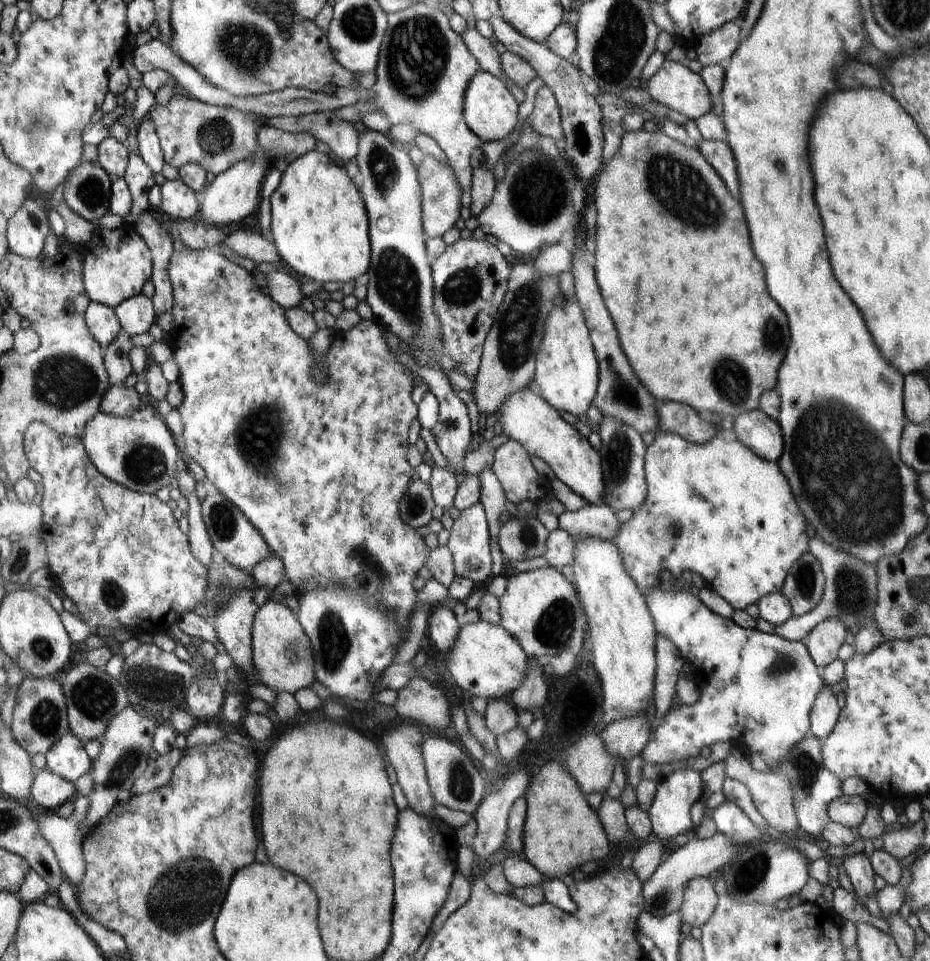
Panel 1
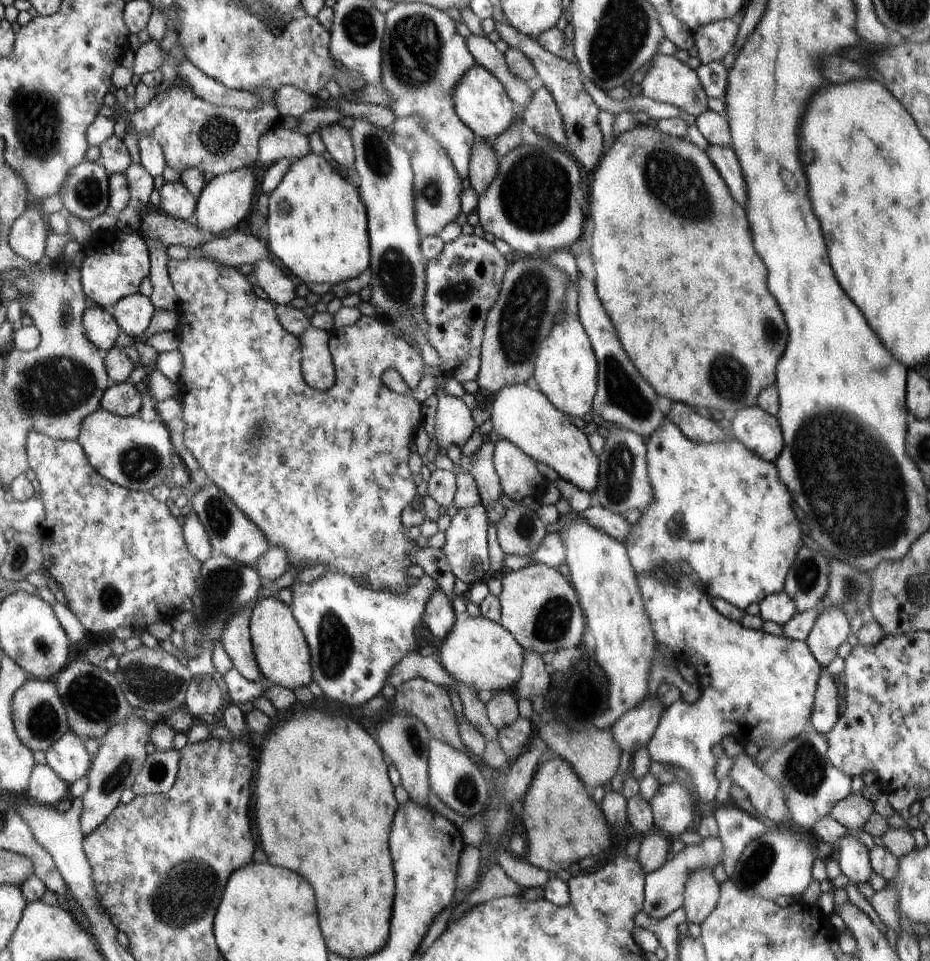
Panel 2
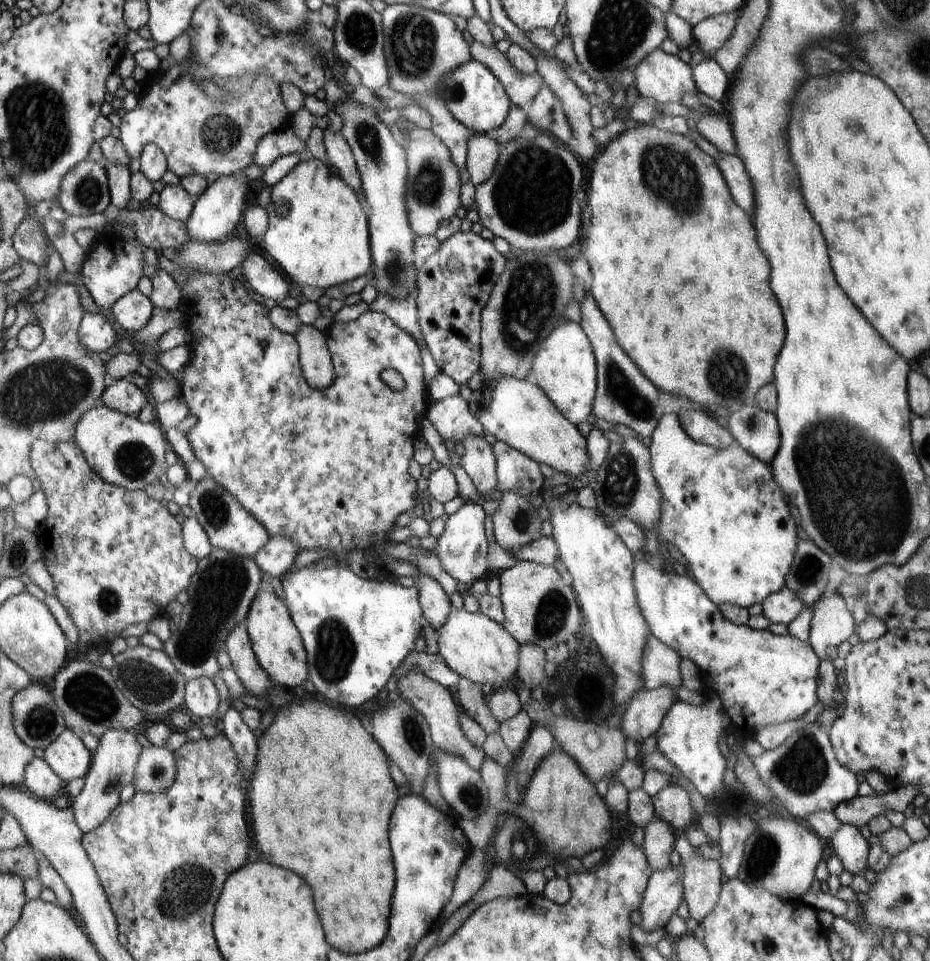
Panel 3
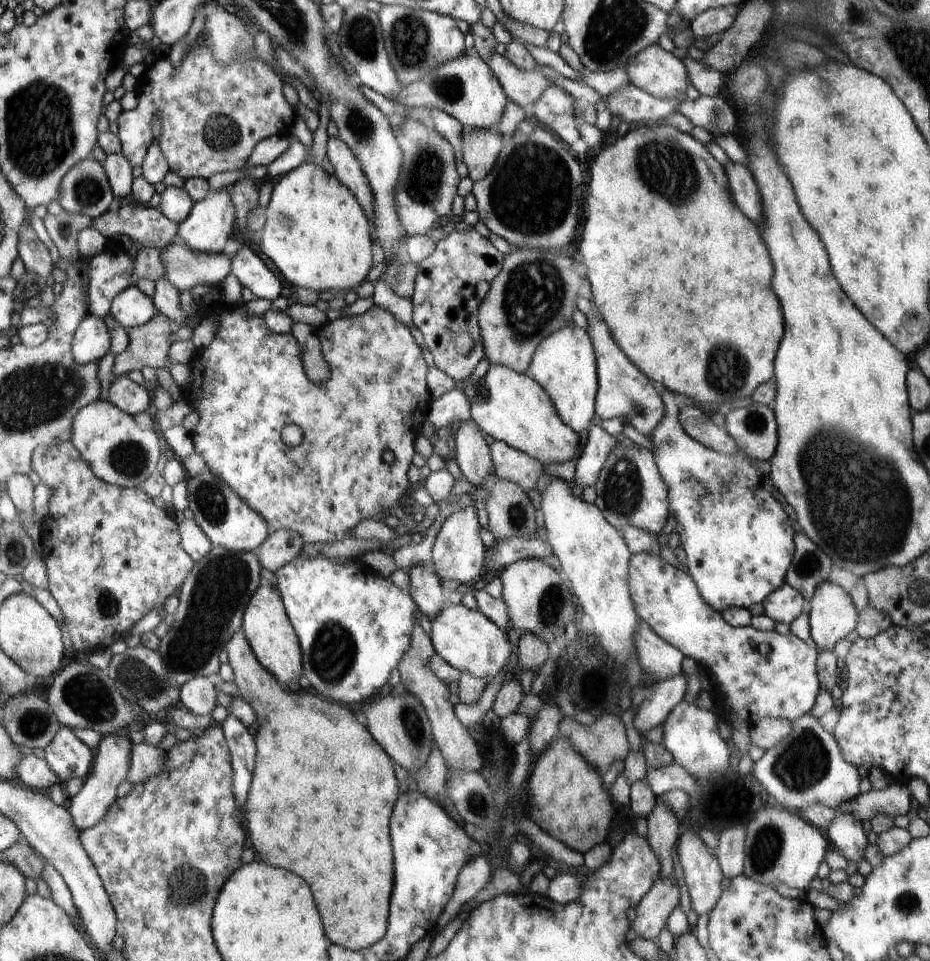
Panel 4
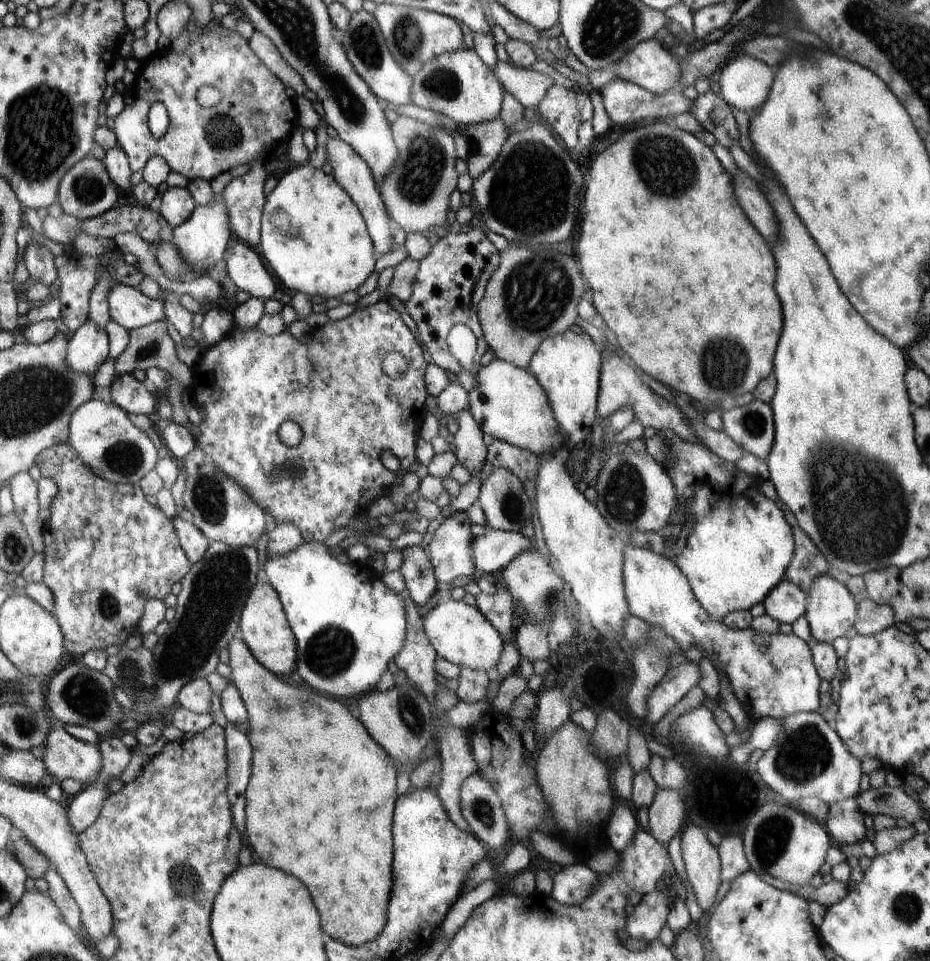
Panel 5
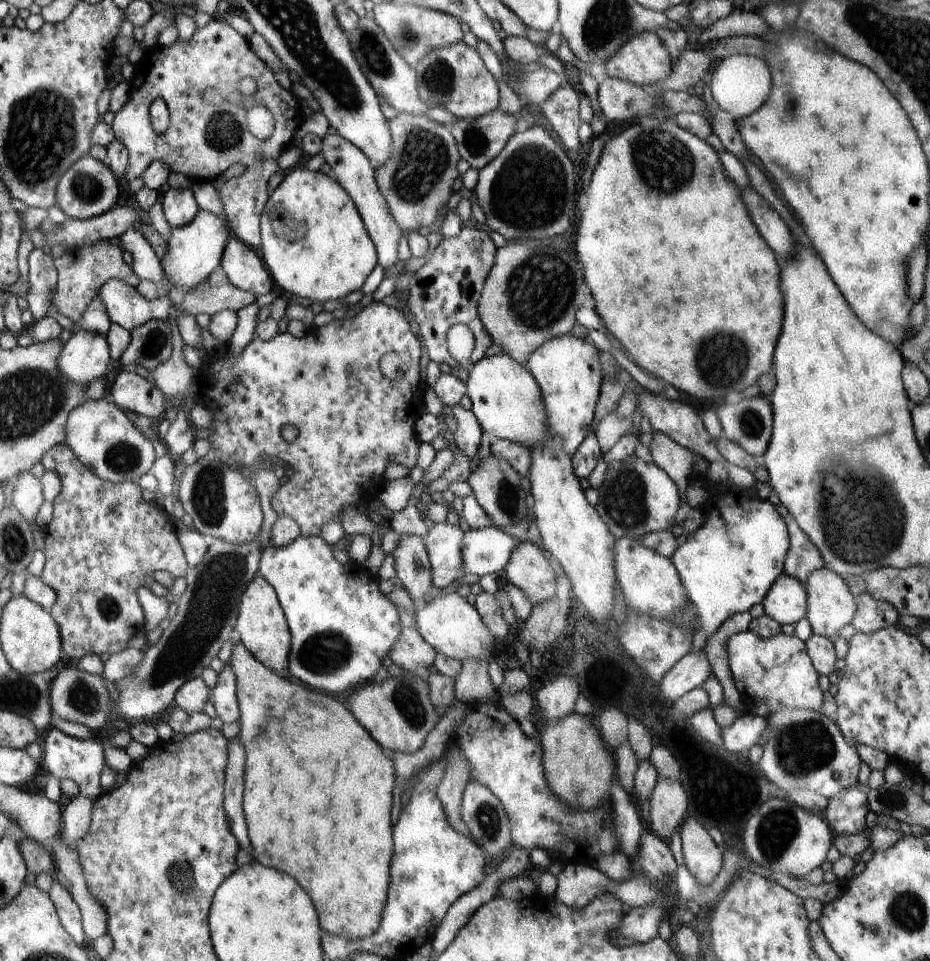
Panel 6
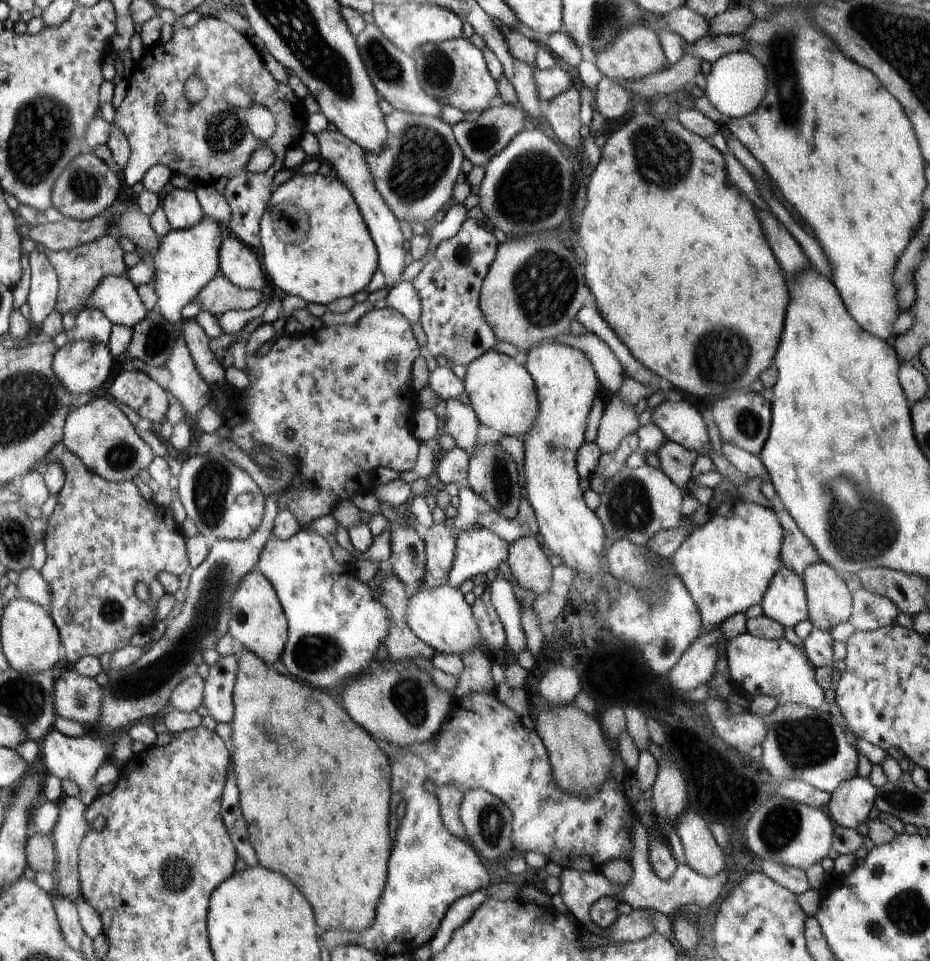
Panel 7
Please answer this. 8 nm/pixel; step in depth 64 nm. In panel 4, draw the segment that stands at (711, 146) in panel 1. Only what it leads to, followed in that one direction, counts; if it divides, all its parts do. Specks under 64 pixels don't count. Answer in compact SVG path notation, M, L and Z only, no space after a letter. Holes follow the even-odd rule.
M734 161L728 162L723 168L728 176L730 190L734 190L736 204L750 220L754 220L758 224L760 222L760 196L758 196L758 188L752 180L752 174L742 164Z

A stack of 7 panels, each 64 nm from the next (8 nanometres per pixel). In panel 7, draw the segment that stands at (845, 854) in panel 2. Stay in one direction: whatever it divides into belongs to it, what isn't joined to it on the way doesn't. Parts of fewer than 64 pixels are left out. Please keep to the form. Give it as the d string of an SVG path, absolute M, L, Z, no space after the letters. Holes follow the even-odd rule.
M859 776L842 781L831 794L825 810L834 824L857 830L862 822L869 820L870 810L874 807L876 789L869 778Z

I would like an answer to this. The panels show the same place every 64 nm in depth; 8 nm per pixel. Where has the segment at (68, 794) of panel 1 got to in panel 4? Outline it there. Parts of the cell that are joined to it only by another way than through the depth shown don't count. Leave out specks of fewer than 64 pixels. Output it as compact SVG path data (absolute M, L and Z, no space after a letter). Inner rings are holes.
M33 752L26 753L17 767L17 773L19 774L18 782L24 783L30 789L48 791L58 782L58 777L50 770L48 763Z

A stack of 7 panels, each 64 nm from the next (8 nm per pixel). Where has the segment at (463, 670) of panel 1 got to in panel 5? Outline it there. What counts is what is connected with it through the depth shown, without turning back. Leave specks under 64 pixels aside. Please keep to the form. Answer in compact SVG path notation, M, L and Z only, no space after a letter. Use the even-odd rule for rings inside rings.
M452 598L447 603L437 604L421 619L428 642L444 660L461 668L466 666L478 672L486 670L486 673L500 663L505 647L500 634L475 607L468 606L463 600Z

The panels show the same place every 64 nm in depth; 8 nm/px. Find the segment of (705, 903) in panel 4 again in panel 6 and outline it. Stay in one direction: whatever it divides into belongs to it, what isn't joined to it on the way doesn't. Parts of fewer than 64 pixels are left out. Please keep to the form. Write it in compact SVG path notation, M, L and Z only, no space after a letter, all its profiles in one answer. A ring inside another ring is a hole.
M695 818L684 820L676 835L682 838L684 863L689 875L700 880L700 886L710 886L722 870L723 851Z

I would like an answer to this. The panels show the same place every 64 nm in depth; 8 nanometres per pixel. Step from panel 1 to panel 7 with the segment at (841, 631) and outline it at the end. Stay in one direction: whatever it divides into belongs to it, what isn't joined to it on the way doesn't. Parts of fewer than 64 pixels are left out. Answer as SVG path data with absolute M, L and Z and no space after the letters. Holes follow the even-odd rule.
M820 560L804 569L802 578L807 594L807 609L809 621L814 628L830 632L831 628L848 622L852 612L852 595L842 576L829 564Z

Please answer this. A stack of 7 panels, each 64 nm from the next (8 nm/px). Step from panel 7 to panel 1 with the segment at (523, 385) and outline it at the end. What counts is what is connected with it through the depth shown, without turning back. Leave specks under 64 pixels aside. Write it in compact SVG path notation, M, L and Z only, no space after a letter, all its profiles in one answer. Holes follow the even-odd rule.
M529 388L519 390L505 399L498 414L503 432L518 441L531 456L539 456L547 462L555 472L555 478L587 502L586 505L604 505L606 489L600 453L575 427L566 423L542 395L538 396Z

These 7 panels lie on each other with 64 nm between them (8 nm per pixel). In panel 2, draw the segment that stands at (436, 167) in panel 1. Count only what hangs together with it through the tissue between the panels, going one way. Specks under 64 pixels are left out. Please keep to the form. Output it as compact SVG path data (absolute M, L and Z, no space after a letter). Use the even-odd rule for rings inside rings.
M426 131L413 136L416 150L411 156L415 186L415 217L422 237L438 237L440 231L460 216L460 196L463 192L462 179L456 172L450 157Z

